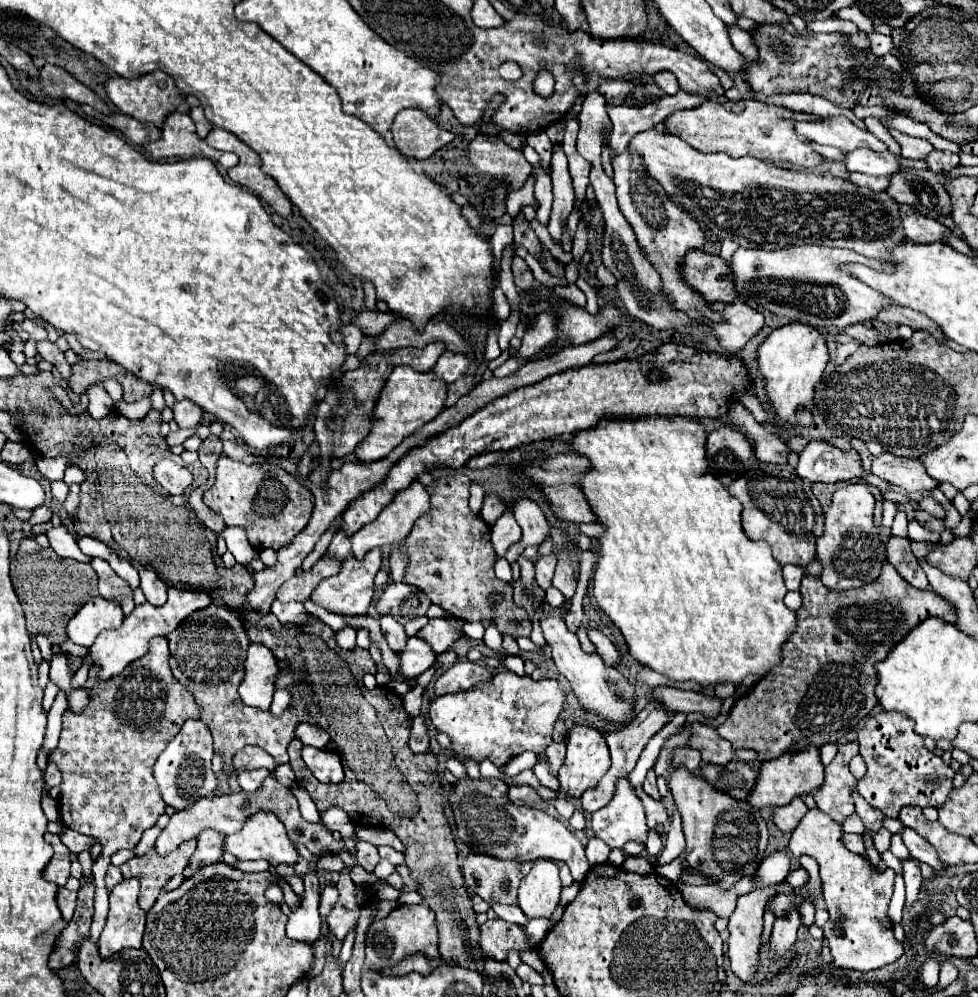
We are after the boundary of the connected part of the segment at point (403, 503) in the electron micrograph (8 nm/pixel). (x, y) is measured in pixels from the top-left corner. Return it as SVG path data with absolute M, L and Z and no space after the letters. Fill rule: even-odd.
M420 481L412 483L412 487L408 487L408 491L400 491L400 493L396 495L396 499L394 499L370 525L364 525L364 527L352 537L352 555L354 555L356 559L362 559L362 557L364 557L370 549L374 549L374 547L400 545L400 543L408 537L408 533L410 533L410 529L414 527L414 523L416 523L422 515L426 515L428 509L430 509L430 495L428 495L426 487L424 487Z

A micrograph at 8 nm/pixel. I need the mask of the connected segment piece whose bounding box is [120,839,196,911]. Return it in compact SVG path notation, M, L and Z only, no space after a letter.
M184 841L176 851L168 855L156 855L156 851L148 851L142 857L128 859L120 869L124 877L136 877L140 881L140 897L138 905L148 911L152 903L158 899L162 885L184 871L192 853L196 849L196 841Z

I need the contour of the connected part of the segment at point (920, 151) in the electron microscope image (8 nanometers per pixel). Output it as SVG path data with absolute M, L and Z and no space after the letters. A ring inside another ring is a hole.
M890 129L890 135L900 145L900 155L906 157L906 159L924 159L932 151L930 141L926 141L926 139L910 137L910 135L894 131L894 129Z

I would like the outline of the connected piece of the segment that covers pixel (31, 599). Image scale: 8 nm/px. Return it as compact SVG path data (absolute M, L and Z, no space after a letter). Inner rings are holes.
M22 539L16 557L12 559L10 577L14 591L24 607L26 625L30 635L44 633L52 645L60 645L64 639L64 623L72 617L88 599L98 595L98 577L88 563L64 559L50 547L40 547L34 539Z

